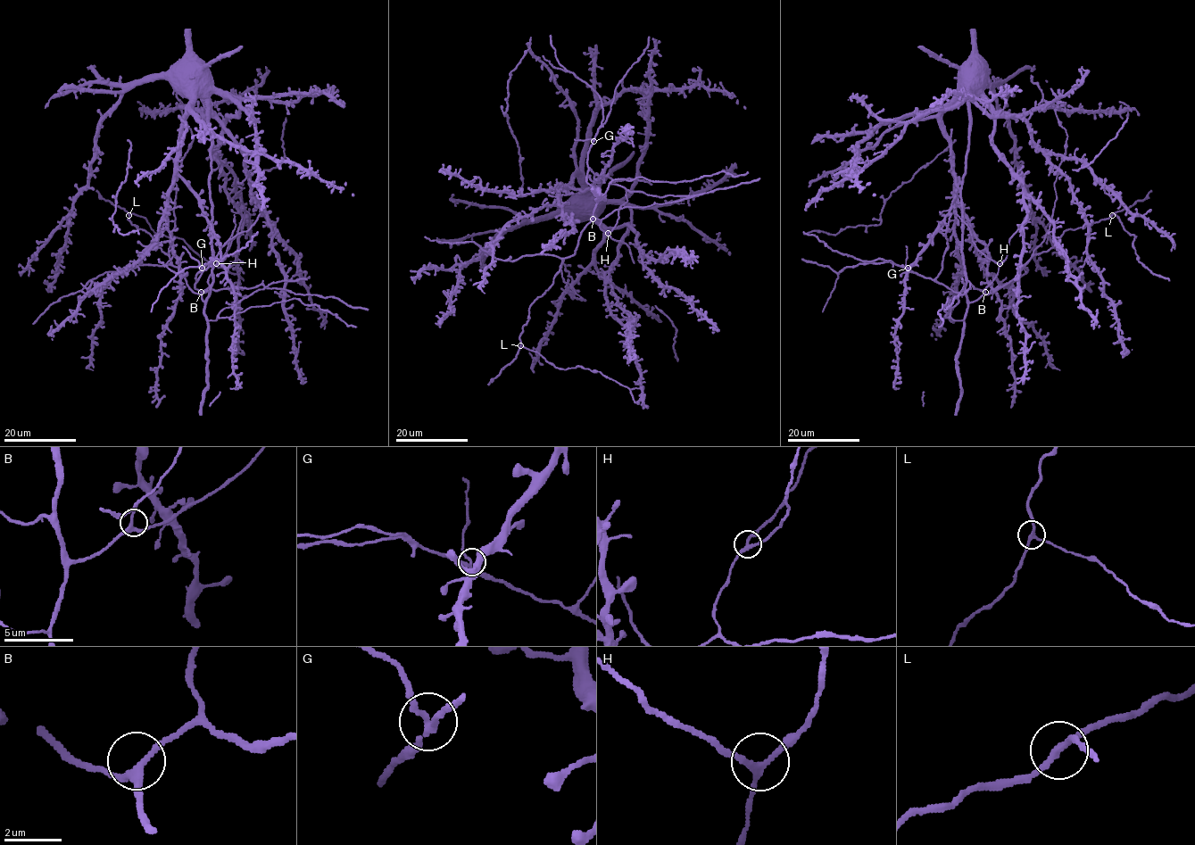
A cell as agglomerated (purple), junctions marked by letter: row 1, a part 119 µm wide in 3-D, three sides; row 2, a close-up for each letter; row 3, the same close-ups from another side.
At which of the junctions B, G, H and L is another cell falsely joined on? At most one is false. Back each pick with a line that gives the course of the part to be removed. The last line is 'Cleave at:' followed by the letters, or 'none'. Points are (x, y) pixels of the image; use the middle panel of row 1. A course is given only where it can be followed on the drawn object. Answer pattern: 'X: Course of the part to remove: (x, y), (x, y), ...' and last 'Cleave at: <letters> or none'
G: Course of the part to remove: (593, 142), (591, 138), (574, 138)
Cleave at: G

